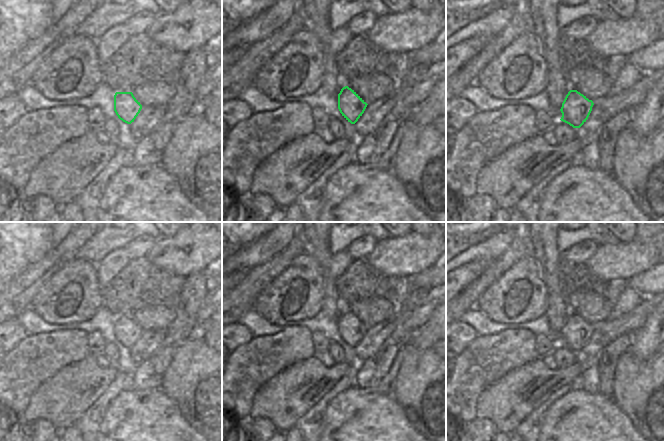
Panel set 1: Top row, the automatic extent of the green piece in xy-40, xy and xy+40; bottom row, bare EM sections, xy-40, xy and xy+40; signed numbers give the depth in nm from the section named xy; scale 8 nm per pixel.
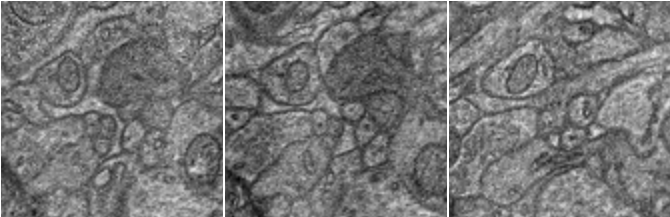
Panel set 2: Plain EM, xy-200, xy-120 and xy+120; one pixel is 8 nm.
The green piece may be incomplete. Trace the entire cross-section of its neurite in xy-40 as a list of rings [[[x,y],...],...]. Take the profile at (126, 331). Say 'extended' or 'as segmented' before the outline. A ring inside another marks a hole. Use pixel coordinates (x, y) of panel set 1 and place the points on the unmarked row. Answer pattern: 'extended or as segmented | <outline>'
as segmented | [[[116,316],[114,319],[114,335],[118,342],[127,348],[134,346],[142,333],[140,326],[132,316]]]

